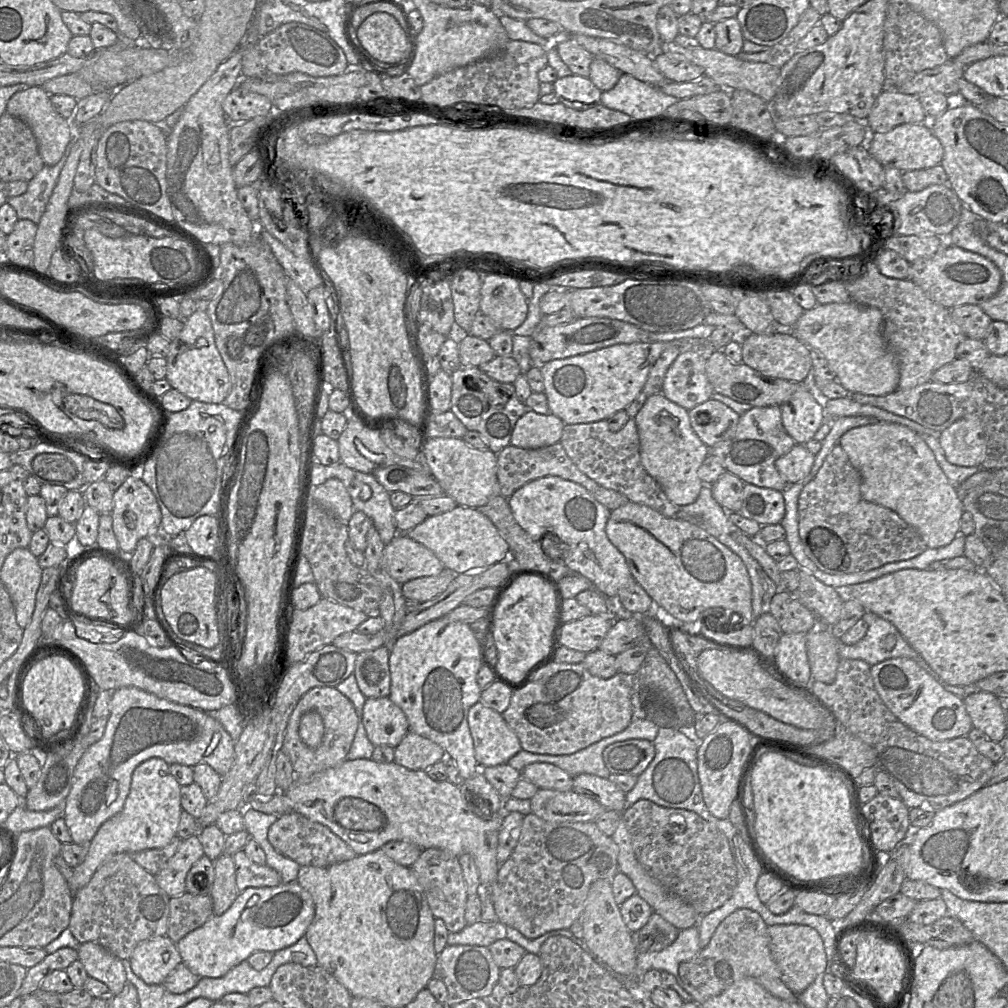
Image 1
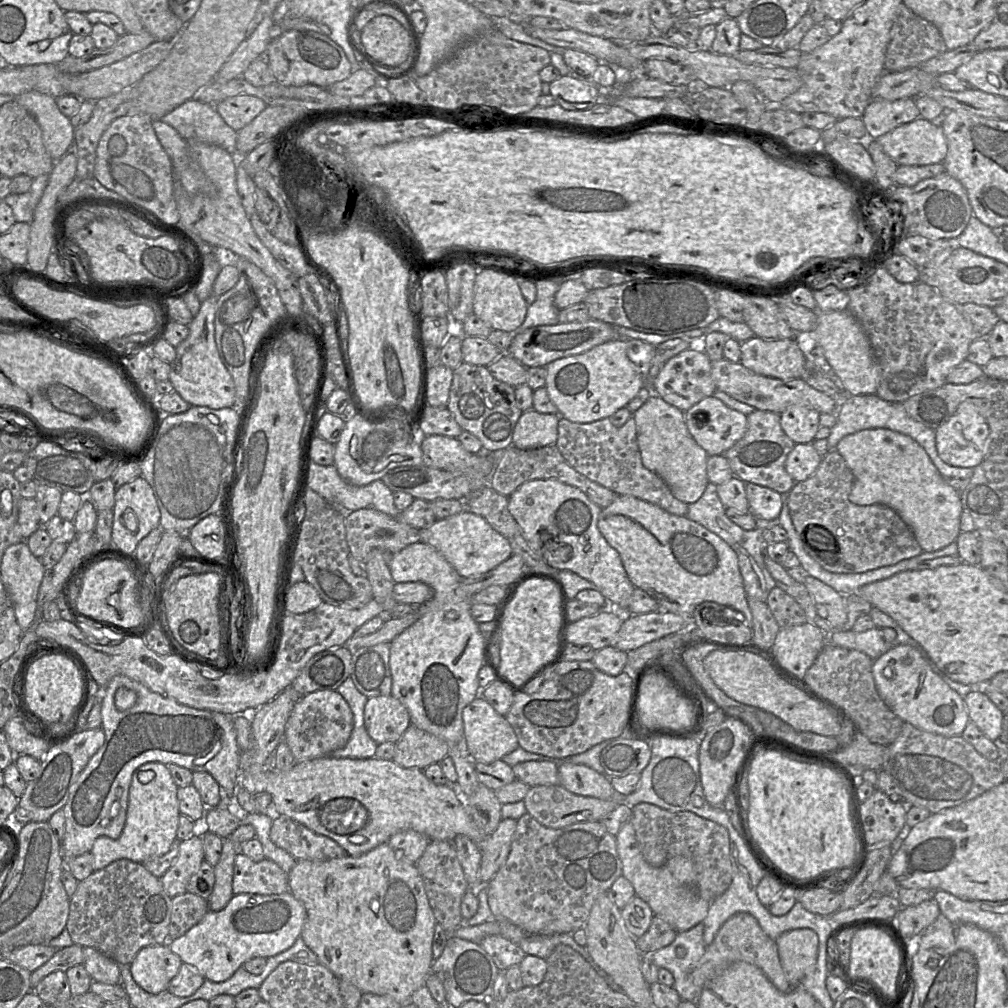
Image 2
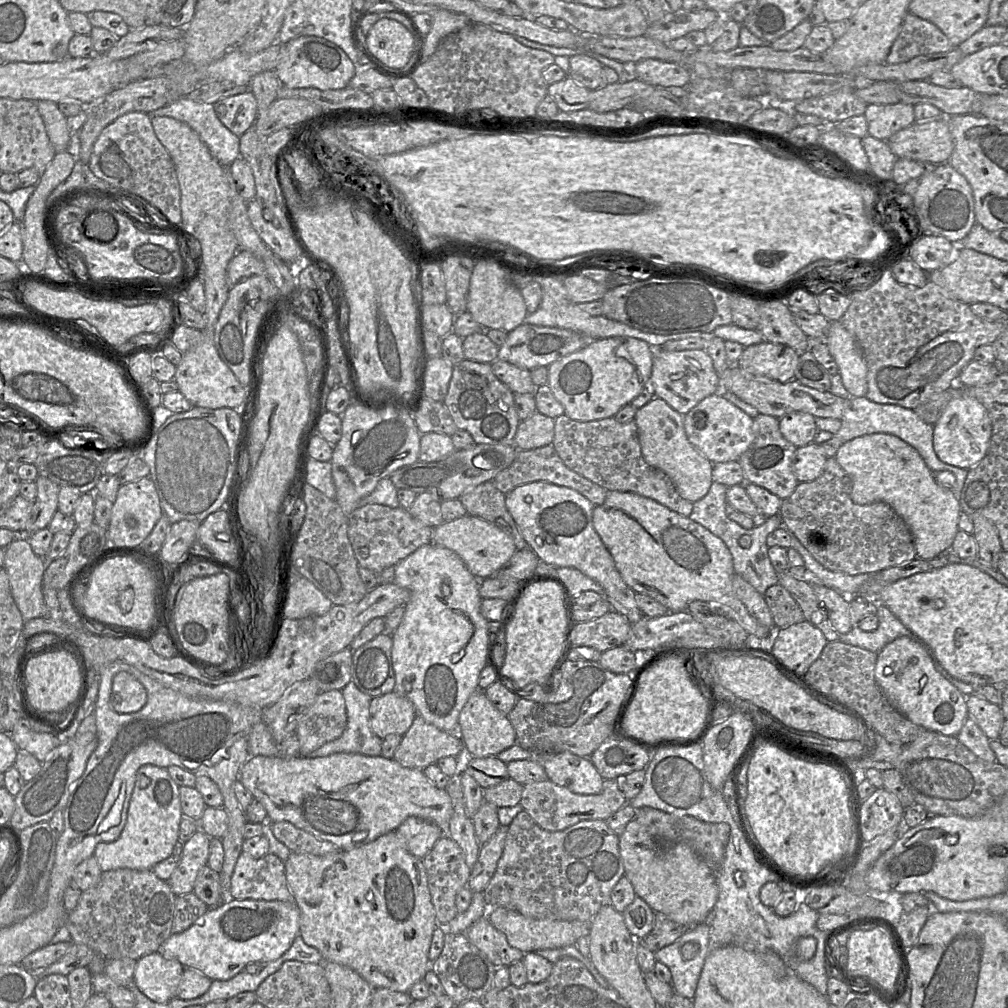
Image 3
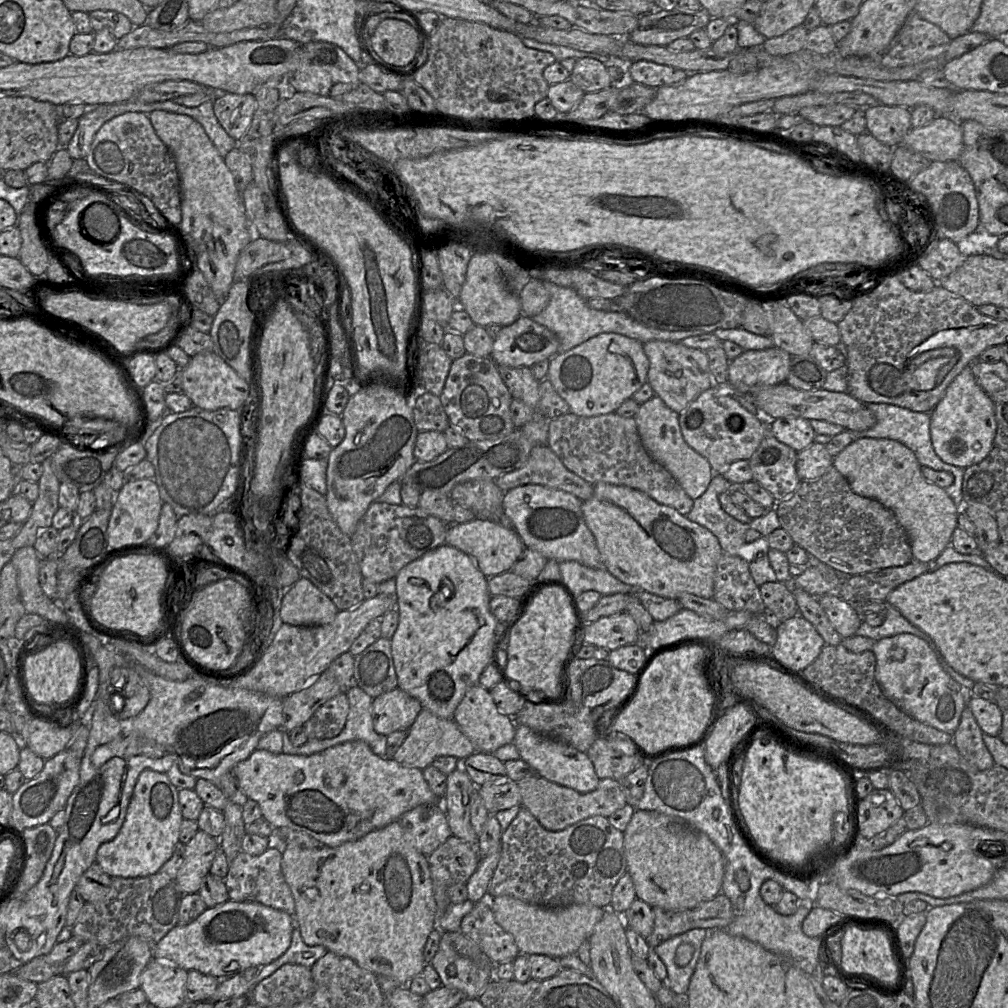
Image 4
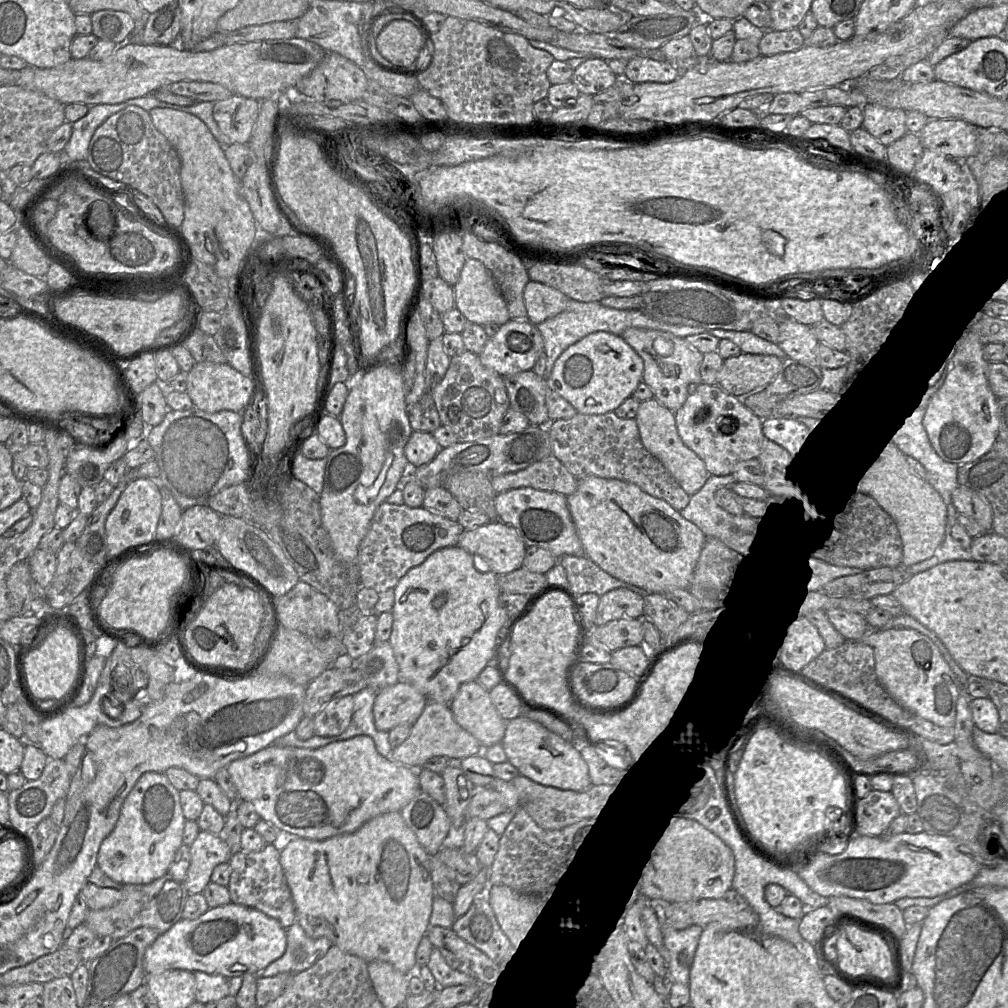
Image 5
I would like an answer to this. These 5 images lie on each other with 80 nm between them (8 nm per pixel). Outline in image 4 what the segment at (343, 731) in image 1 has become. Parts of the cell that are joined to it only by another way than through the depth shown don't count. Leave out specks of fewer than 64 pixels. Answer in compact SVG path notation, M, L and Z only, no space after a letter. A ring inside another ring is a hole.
M340 693L325 702L302 725L308 740L329 739L339 735L345 727L348 712L346 693Z

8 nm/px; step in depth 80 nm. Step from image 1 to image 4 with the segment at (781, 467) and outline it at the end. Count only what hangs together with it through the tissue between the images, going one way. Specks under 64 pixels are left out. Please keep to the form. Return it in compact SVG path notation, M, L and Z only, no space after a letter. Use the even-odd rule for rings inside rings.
M813 442L796 454L796 472L801 481L820 478L833 464L833 458L821 443Z

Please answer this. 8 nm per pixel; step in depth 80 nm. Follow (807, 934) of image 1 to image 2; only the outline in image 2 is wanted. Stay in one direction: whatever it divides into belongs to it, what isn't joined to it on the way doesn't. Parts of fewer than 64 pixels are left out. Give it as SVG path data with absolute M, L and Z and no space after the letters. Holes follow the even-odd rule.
M809 928L786 931L776 940L780 962L791 986L811 974L816 967L819 938Z

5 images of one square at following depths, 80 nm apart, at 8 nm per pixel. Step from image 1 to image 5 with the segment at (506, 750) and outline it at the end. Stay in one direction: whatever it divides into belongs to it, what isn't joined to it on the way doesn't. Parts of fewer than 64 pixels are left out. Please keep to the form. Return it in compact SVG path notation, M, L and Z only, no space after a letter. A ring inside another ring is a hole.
M477 680L463 683L449 706L455 721L478 740L482 751L501 743L507 721L498 714L489 691Z

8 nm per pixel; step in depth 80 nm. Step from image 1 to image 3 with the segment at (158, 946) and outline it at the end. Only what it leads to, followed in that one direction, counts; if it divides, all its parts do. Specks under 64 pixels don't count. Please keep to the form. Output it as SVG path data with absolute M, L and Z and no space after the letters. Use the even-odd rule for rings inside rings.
M160 951L137 960L134 982L150 1000L166 1003L177 997L184 966L174 958L166 958Z

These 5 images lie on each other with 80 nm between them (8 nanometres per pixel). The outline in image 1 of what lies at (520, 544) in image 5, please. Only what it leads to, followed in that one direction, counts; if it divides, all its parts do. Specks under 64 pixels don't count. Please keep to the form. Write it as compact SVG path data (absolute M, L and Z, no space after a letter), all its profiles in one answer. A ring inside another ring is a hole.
M458 505L451 511L429 516L405 534L431 550L444 568L455 574L486 569L511 555L507 542L490 519L477 509L466 506Z

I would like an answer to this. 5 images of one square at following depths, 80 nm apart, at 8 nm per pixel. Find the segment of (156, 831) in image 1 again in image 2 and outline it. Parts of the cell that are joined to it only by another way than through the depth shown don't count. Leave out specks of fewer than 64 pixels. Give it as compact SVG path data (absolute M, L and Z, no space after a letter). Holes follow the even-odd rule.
M148 762L133 774L129 788L126 821L119 838L98 837L90 853L94 858L94 871L108 866L119 859L143 863L166 854L177 839L179 826L178 786L174 782L167 765Z

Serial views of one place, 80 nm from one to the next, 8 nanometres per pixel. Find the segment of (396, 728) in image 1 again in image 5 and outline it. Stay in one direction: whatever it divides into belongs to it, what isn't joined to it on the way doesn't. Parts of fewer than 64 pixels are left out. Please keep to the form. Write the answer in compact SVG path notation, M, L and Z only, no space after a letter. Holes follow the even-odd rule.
M403 680L380 690L373 705L376 729L389 732L398 725L413 725L427 701L426 695Z

